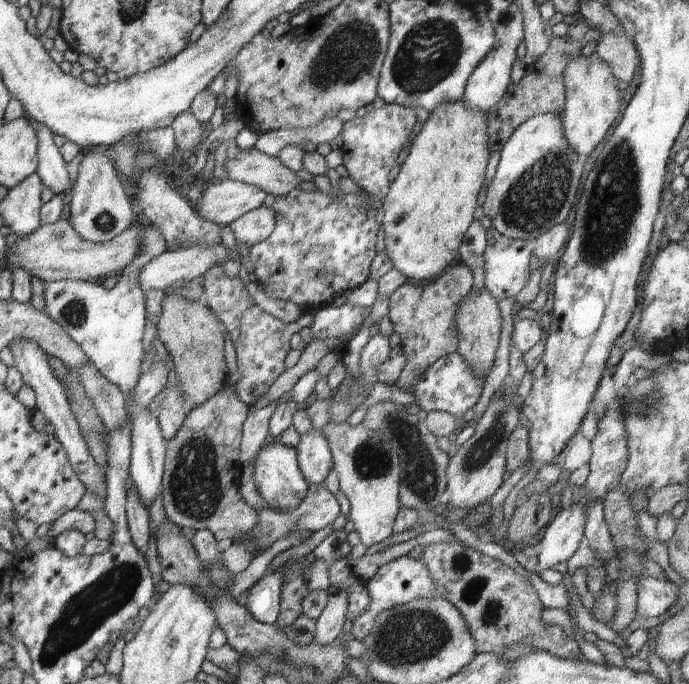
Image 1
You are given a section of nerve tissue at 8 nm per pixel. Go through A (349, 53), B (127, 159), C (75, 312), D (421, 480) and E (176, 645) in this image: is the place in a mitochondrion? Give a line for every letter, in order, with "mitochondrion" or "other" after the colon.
A: mitochondrion
B: mitochondrion
C: mitochondrion
D: mitochondrion
E: other

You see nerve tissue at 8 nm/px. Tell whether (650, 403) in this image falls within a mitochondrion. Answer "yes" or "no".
yes

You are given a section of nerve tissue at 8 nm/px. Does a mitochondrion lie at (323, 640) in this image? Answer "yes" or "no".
no

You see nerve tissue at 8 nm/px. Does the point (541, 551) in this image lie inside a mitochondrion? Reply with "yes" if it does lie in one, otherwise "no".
no

